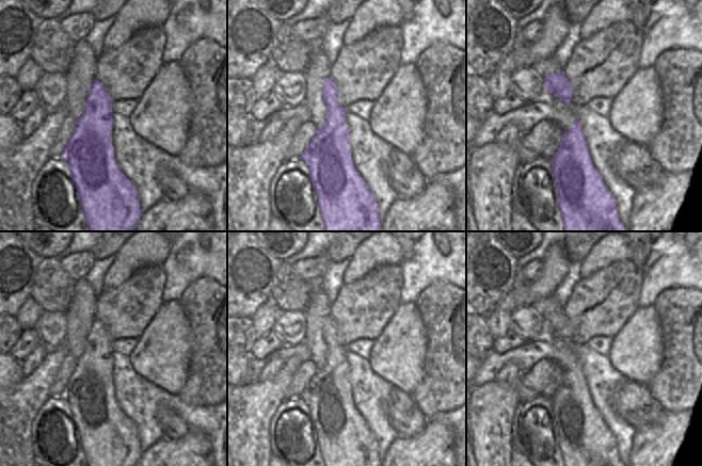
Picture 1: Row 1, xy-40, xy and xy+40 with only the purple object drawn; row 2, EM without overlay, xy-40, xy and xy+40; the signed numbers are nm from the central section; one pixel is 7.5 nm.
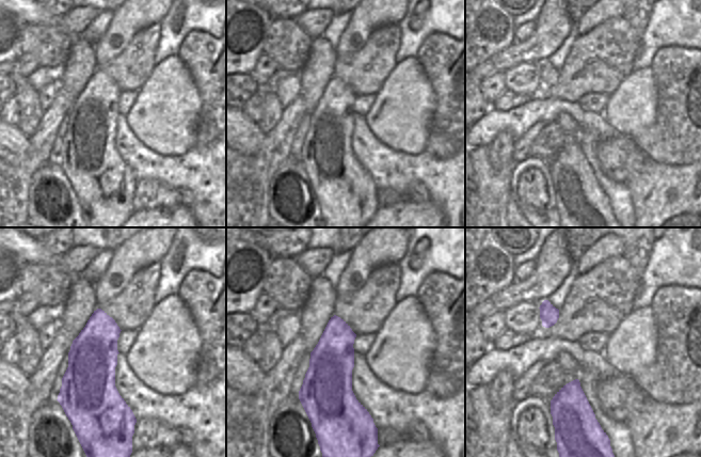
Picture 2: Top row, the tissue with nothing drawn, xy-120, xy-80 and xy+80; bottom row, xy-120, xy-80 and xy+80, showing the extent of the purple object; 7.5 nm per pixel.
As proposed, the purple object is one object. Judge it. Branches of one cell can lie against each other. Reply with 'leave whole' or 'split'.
split

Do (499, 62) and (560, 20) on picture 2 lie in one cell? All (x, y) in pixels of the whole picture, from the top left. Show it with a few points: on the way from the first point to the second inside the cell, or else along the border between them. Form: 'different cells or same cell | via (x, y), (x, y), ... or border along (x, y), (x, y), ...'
same cell | via (514, 54), (530, 50), (545, 35)

